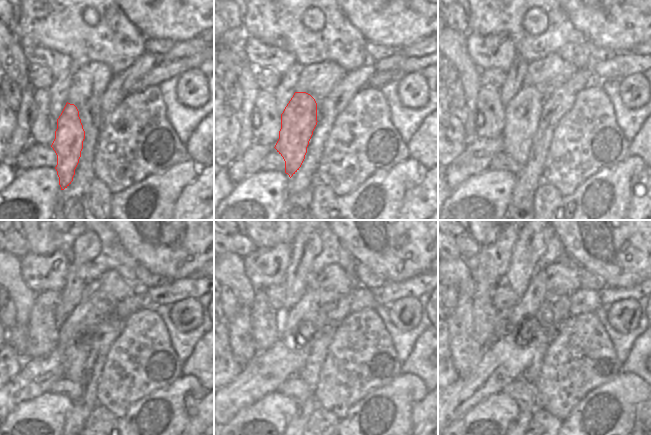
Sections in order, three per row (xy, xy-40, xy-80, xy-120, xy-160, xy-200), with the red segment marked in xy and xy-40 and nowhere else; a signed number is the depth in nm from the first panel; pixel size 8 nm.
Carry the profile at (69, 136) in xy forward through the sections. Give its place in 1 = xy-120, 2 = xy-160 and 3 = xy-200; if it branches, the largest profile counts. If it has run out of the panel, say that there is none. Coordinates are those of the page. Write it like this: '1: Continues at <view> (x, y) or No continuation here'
1: Continues at xy-120 (75, 334)
2: Continues at xy-160 (308, 309)
3: Continues at xy-200 (528, 304).

